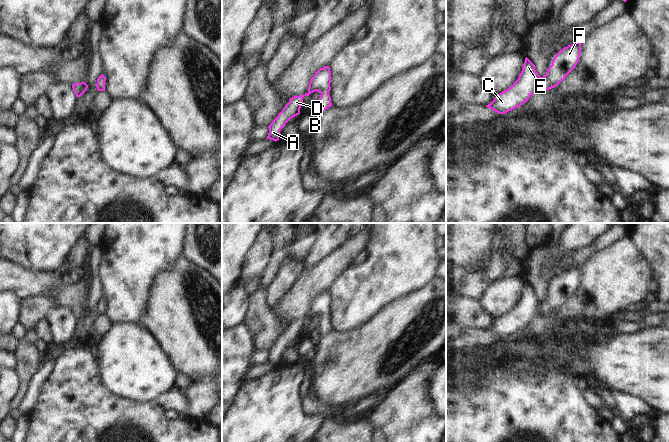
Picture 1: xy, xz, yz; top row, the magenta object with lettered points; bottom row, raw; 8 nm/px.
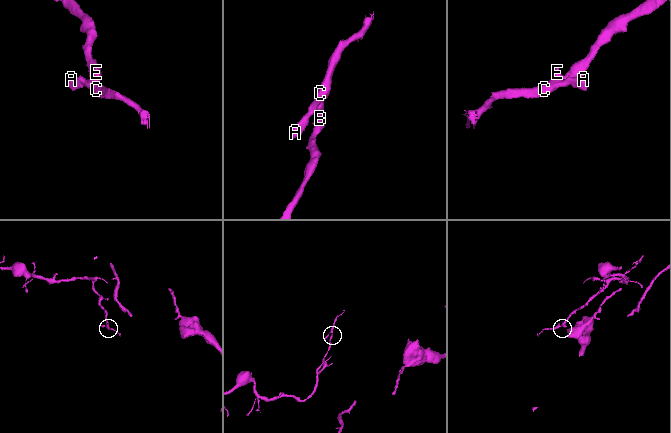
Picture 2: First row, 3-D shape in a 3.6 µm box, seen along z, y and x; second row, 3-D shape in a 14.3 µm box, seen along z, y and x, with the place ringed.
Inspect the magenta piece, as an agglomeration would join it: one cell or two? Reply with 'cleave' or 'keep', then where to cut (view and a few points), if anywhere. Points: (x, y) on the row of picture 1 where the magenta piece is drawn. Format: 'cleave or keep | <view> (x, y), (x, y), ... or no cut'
keep | no cut

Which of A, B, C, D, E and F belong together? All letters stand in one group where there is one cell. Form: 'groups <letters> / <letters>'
groups A B C D E F

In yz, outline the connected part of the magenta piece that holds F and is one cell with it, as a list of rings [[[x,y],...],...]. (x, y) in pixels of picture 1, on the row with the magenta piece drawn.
[[[575,42],[560,50],[552,61],[552,65],[547,69],[546,74],[540,77],[535,70],[535,65],[526,57],[523,64],[522,71],[515,81],[515,83],[507,90],[496,95],[494,100],[486,105],[499,114],[505,114],[513,109],[520,107],[523,103],[527,102],[532,94],[537,91],[547,91],[556,87],[565,77],[576,67],[581,53],[581,43]]]

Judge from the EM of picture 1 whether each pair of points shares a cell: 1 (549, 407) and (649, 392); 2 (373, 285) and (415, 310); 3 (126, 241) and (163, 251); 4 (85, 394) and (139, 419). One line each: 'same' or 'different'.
1: different
2: different
3: same
4: same

